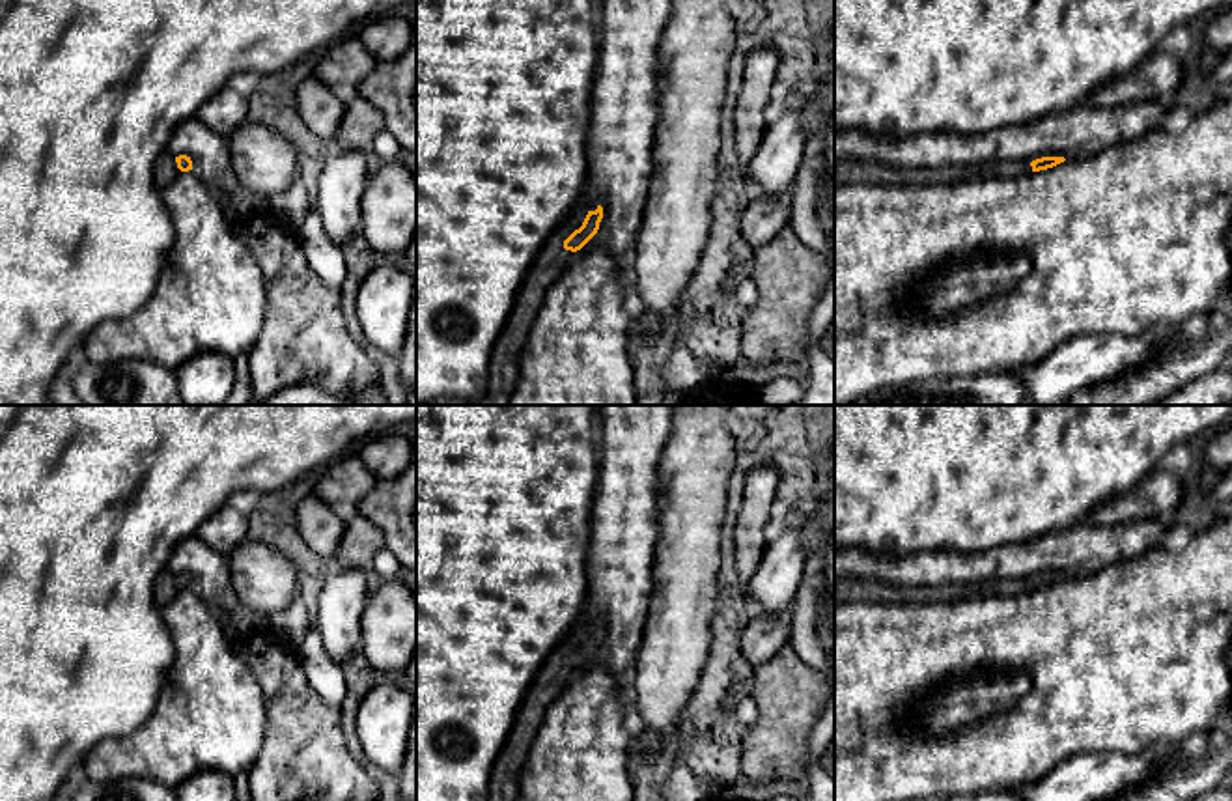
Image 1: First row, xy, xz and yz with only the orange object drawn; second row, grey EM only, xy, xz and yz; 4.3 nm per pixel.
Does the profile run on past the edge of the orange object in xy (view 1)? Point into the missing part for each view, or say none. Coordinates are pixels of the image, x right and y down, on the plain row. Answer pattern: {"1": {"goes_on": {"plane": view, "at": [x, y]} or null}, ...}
{"1": {"goes_on": {"plane": "xy", "at": [167, 589]}}}

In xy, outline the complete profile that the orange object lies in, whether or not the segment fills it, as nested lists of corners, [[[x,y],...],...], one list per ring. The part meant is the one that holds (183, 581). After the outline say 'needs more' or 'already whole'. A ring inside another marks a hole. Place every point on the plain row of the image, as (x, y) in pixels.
[[[162,569],[155,579],[155,601],[162,609],[168,605],[181,590],[192,588],[192,579],[187,573],[174,575]]]; needs more

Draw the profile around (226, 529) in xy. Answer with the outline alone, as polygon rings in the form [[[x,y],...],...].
[[[224,504],[203,521],[196,534],[207,545],[228,556],[237,545],[248,540],[248,517]]]

